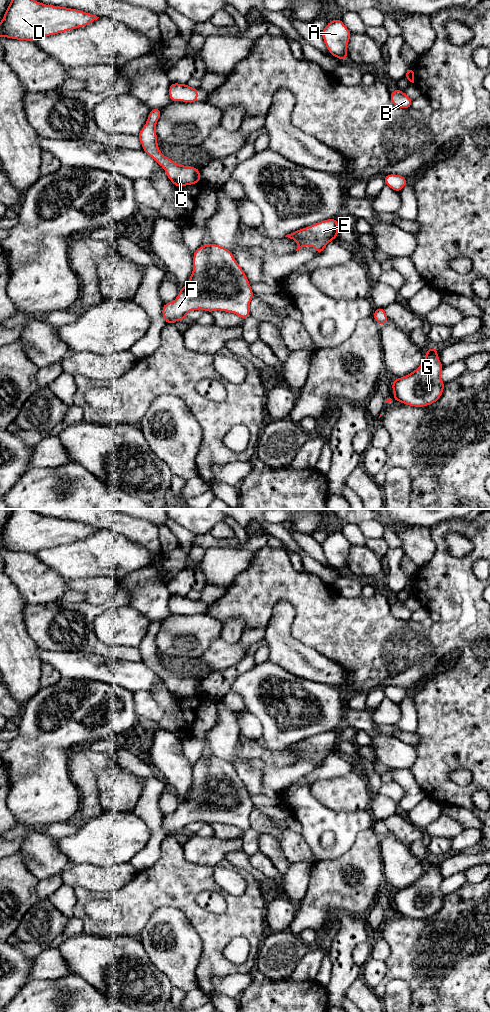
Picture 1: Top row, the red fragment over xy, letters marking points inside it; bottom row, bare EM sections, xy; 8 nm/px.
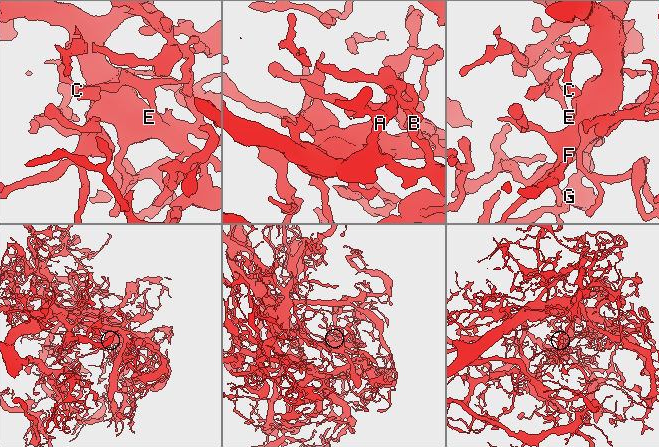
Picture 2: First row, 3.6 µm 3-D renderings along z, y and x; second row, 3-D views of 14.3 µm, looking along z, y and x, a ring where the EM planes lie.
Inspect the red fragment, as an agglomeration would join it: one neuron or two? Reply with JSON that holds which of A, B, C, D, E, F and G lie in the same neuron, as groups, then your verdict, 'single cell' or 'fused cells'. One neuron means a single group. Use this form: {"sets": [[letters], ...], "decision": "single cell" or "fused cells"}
{"sets": [["A", "B", "C", "D", "E", "F", "G"]], "decision": "single cell"}

